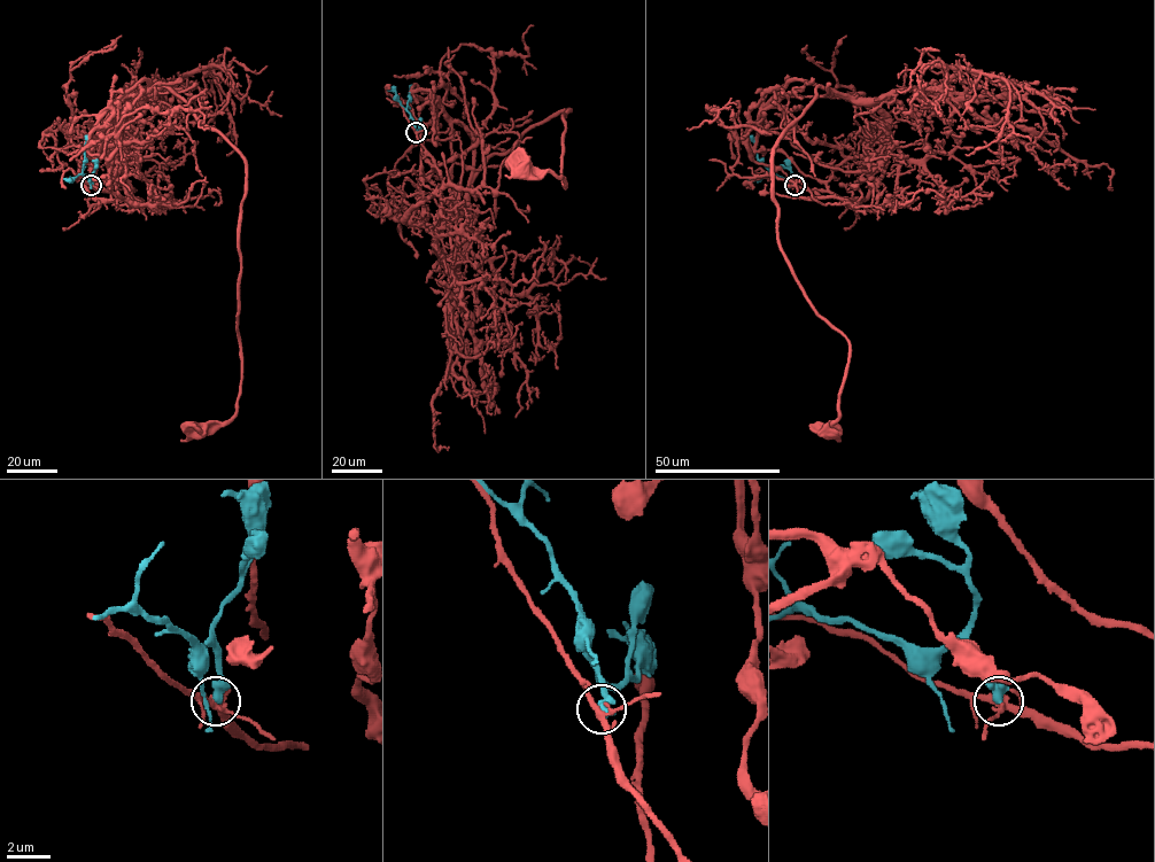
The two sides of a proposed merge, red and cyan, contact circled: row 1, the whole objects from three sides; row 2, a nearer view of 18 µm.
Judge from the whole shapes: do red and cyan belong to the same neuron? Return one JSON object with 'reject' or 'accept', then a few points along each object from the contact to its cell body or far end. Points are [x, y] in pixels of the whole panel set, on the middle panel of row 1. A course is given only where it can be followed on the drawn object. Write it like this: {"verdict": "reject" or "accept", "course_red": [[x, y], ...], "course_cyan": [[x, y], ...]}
{"verdict": "reject", "course_red": [[416, 132], [442, 186], [408, 214], [410, 225], [444, 220], [489, 157], [570, 110], [565, 186], [525, 171]], "course_cyan": [[416, 132], [407, 108], [413, 88]]}

